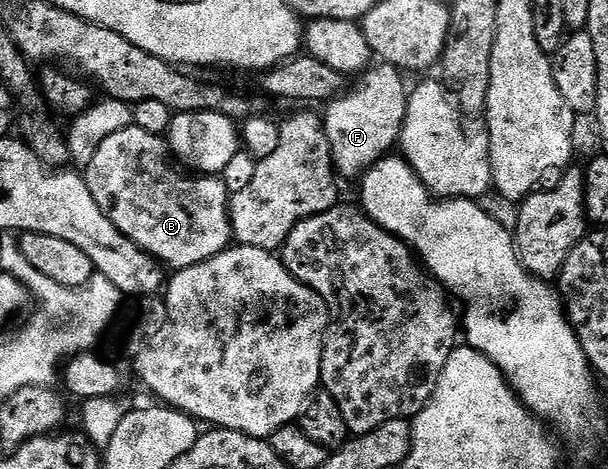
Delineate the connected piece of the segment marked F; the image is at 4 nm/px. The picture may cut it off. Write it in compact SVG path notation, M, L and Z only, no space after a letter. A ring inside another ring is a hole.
M386 64L376 65L368 69L366 73L358 79L355 91L344 92L338 98L326 103L327 114L322 115L323 127L329 136L331 145L331 155L335 158L336 171L348 174L349 177L358 179L367 173L371 167L375 166L396 149L400 141L403 125L409 120L409 89L403 83L404 75L395 66Z

